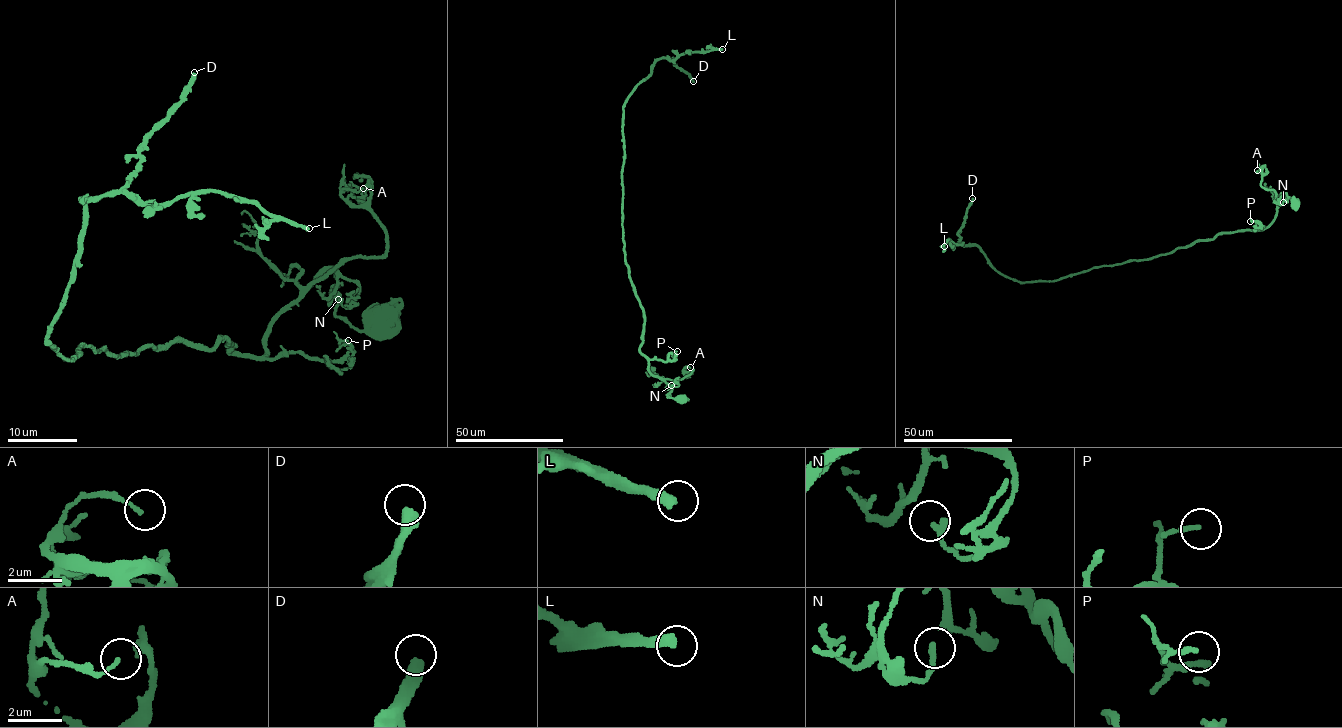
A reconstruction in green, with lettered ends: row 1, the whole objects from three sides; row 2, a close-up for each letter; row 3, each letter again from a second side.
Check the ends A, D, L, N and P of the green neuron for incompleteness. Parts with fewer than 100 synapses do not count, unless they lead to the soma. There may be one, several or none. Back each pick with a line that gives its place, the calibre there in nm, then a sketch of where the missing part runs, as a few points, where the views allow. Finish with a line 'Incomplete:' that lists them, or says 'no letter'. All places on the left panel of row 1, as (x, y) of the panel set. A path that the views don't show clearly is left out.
D: (194, 72) | 440 nm
L: (309, 228) | 400 nm
Incomplete: D, L

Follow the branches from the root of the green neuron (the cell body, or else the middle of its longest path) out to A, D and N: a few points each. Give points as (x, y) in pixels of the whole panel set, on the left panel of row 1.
A: (377, 323), (358, 331), (335, 314), (333, 266), (308, 286), (384, 252), (384, 225), (341, 198), (363, 188)
D: (377, 323), (335, 314), (333, 266), (262, 356), (44, 340), (81, 200), (126, 184), (194, 72)
N: (377, 323), (358, 331), (335, 314), (331, 293), (338, 281), (333, 266), (359, 287), (351, 308), (338, 299)

